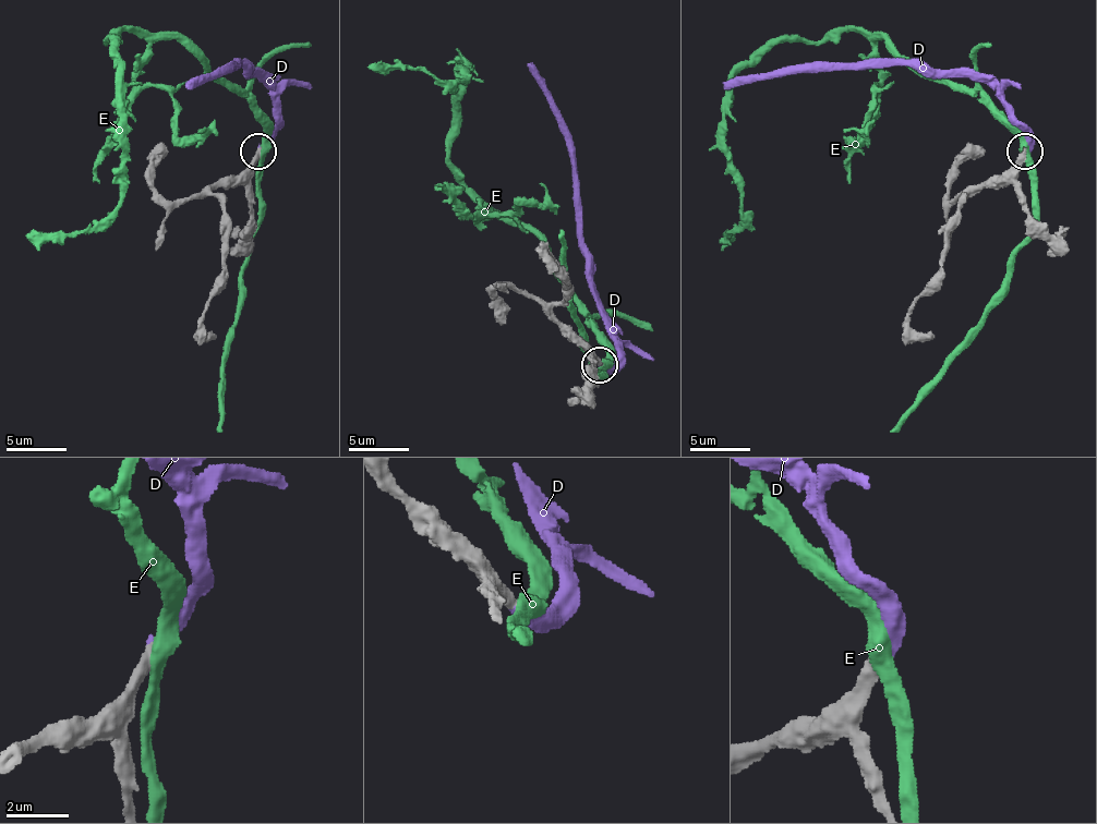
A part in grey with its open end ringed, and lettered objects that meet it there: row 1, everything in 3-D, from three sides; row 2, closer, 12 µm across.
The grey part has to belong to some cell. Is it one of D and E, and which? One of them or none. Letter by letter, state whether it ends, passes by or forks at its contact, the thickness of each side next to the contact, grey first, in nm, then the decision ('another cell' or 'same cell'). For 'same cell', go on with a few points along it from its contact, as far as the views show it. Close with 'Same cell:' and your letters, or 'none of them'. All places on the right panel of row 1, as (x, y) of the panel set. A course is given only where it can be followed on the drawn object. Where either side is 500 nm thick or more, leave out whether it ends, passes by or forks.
D: it ends; calibres 440 and 340 nm; same cell; course (1026, 155), (1028, 143), (1011, 107), (984, 81), (966, 74), (897, 65), (795, 69), (742, 77), (723, 86)
E: it passes by; calibres 420 and 480 nm; another cell
Same cell: D

